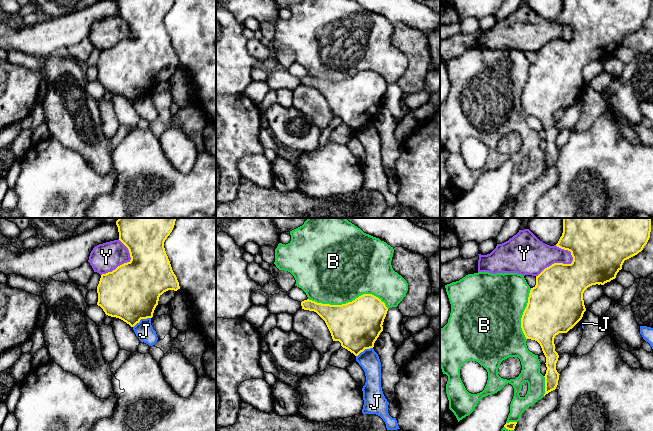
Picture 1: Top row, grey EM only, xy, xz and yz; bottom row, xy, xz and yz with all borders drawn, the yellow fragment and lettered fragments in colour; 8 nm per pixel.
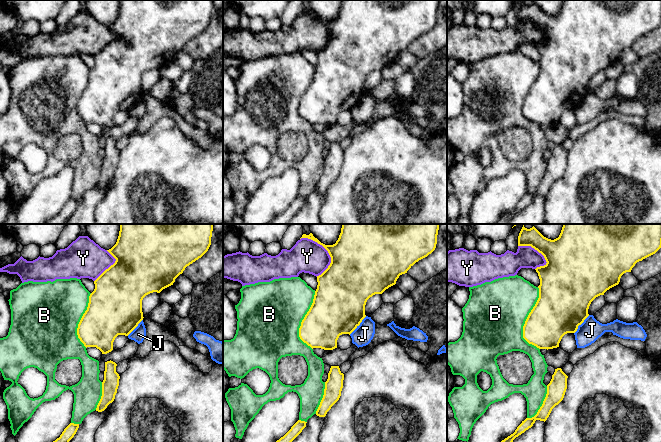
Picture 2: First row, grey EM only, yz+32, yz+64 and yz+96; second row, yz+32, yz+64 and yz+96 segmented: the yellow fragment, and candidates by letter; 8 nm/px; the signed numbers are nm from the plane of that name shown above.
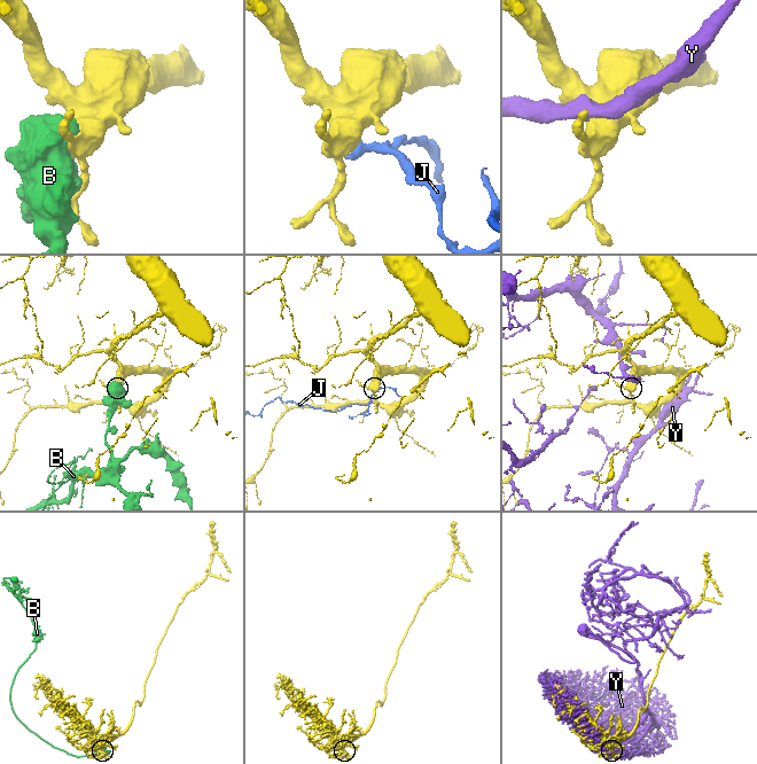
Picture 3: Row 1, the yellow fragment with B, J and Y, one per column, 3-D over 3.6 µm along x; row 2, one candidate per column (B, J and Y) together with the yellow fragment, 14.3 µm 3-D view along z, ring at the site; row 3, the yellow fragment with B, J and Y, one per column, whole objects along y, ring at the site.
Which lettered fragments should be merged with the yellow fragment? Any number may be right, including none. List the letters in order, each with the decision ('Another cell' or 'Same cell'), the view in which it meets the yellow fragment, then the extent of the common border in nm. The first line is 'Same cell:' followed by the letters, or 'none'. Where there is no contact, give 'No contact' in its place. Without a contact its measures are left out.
Same cell: none
B: Another cell. Touches yellow in xz. Shared border 650 nm
J: Another cell. Touches yellow in xy. Shared border 170 nm
Y: Another cell. Touches yellow in yz. Shared border 340 nm

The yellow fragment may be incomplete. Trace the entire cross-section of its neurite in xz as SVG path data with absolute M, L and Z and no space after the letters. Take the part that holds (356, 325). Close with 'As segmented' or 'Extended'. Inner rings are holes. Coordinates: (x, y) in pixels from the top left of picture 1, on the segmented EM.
M363 294L342 305L307 299L301 302L301 306L304 310L316 312L325 321L333 341L339 341L355 356L374 347L388 311L385 303L372 294Z. As segmented

